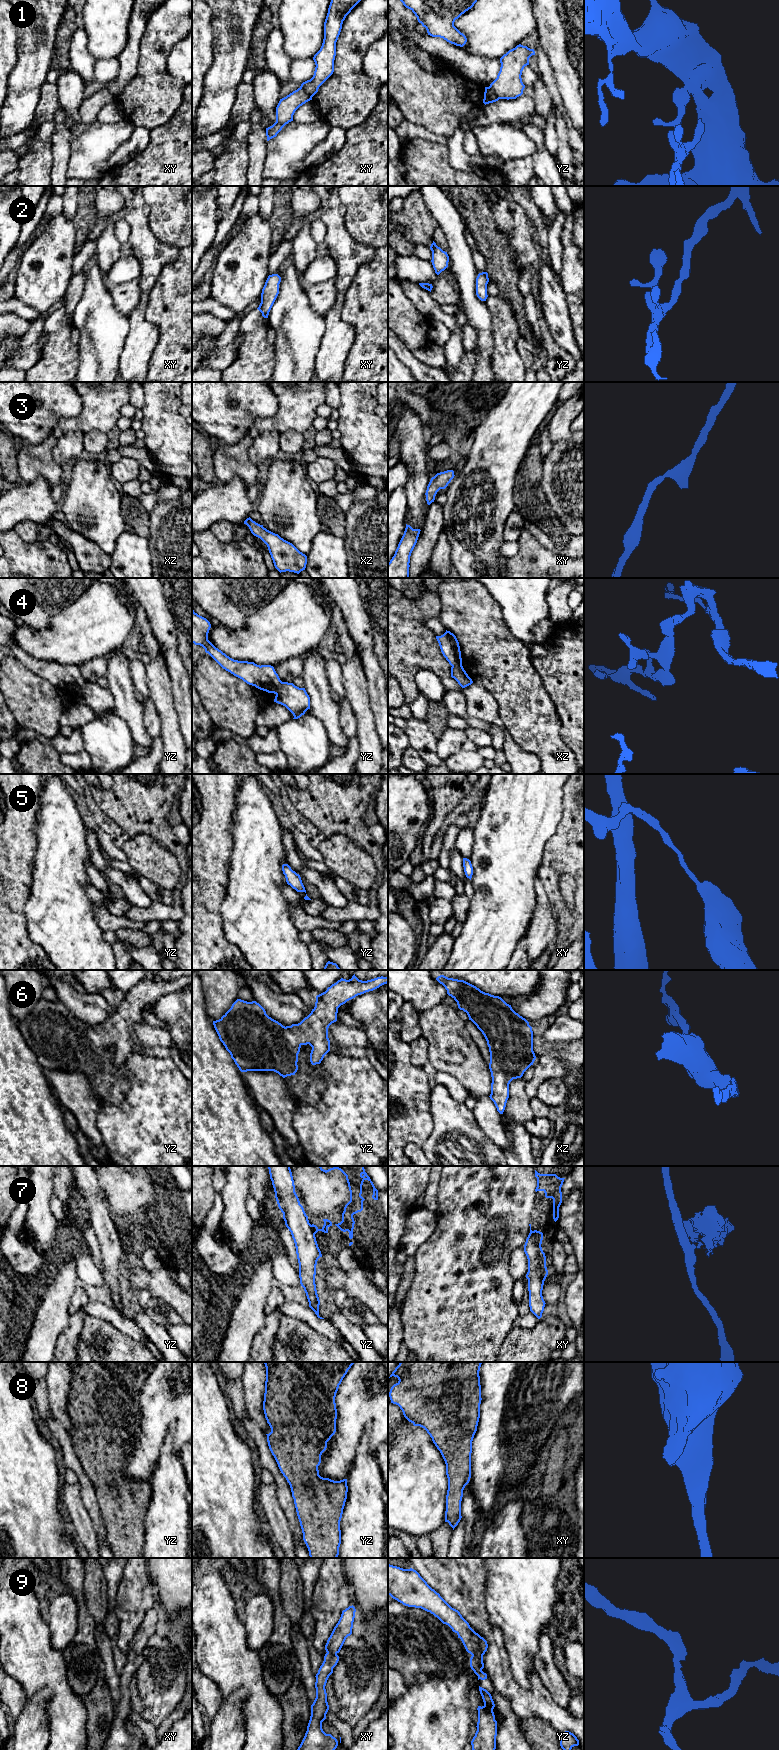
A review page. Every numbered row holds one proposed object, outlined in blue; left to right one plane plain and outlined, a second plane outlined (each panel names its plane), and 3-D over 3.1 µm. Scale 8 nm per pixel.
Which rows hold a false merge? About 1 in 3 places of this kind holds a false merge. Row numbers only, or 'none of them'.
1, 4, 7

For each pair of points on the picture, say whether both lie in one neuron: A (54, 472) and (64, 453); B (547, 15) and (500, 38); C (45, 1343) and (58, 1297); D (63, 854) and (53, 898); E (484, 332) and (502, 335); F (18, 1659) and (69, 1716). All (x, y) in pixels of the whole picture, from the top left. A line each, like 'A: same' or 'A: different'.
A: different
B: different
C: same
D: same
E: different
F: same

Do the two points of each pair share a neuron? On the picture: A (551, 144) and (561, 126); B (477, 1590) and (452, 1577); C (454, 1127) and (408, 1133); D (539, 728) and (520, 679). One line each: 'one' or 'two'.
A: two
B: one
C: two
D: one

